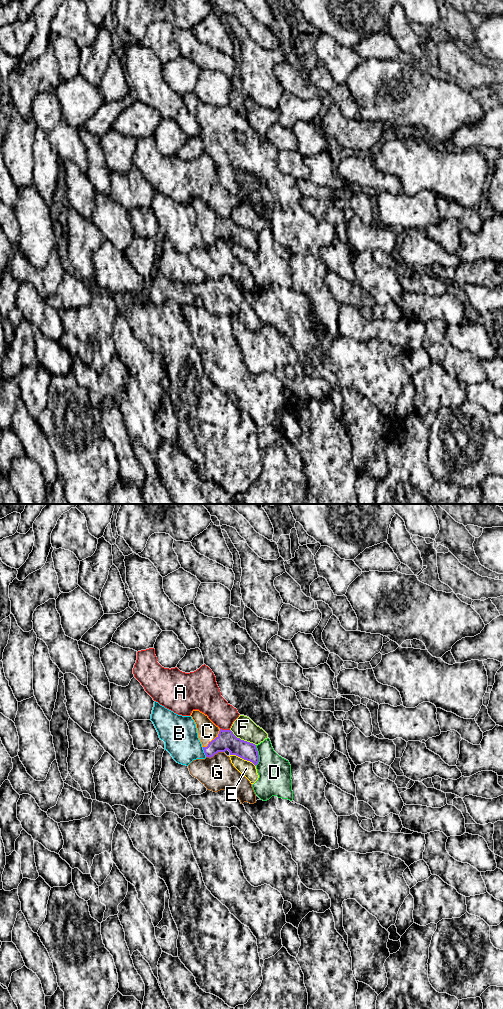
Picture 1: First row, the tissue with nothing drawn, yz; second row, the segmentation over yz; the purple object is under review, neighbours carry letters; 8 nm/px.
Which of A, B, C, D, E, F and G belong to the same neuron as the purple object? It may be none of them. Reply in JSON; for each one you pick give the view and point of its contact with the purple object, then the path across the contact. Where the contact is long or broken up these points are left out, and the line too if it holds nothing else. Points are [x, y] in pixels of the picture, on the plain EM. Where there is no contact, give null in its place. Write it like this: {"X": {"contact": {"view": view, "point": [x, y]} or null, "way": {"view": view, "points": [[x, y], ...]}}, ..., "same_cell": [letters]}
{"C": {"contact": {"view": "yz", "point": [214, 227]}, "way": {"view": "yz", "points": [[226, 228], [214, 227], [207, 219]]}}, "same_cell": ["C"]}

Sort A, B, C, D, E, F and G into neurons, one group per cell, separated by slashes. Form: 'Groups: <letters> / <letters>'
Groups: A / B / C / D E / F / G

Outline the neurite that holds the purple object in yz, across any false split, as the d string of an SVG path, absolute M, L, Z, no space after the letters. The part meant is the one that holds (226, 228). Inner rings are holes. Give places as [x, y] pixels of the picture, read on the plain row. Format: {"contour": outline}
{"contour": "M193 198L190 204L196 212L206 245L211 246L218 240L228 238L230 243L250 249L255 254L258 252L259 243L255 232L237 226L231 218L220 217L199 198Z"}

